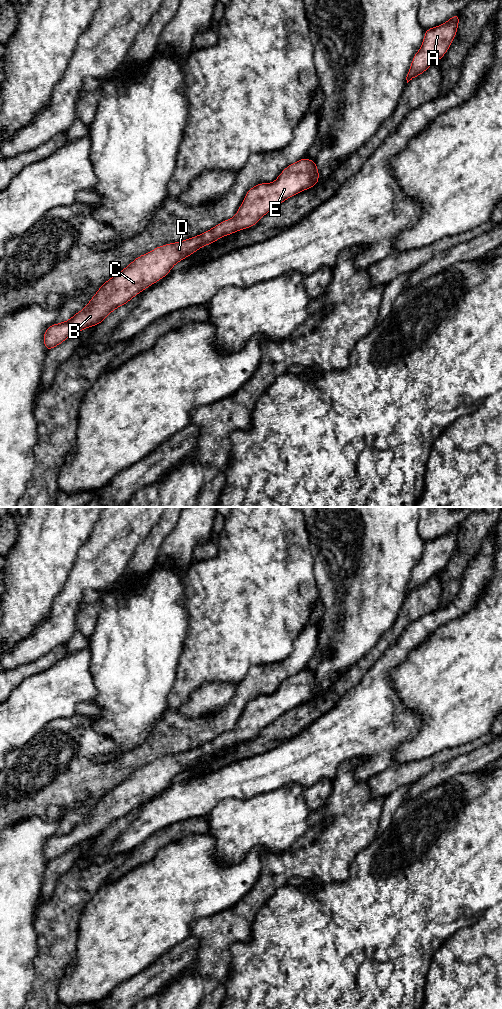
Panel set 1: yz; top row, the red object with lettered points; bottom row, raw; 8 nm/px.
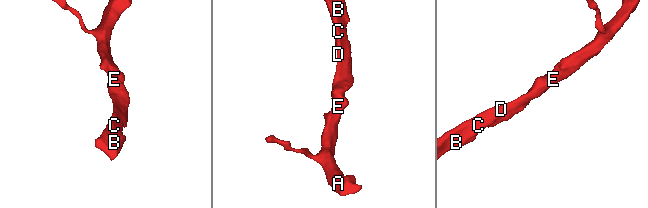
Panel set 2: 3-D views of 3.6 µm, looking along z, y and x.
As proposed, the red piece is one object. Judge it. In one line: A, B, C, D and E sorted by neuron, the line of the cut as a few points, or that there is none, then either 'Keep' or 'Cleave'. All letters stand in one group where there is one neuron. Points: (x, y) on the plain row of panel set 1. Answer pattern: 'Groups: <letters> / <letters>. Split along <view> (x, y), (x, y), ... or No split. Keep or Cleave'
Groups: A B C D E. No split. Keep

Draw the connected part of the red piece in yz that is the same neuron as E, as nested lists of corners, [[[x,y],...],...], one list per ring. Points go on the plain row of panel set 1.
[[[302,670],[286,679],[273,695],[259,695],[250,700],[232,731],[227,731],[200,747],[156,759],[137,769],[107,792],[84,821],[69,832],[47,840],[43,848],[46,862],[58,858],[75,845],[99,837],[116,820],[125,817],[134,808],[164,790],[176,775],[221,749],[254,738],[279,716],[314,699],[318,693],[319,684],[315,674]]]

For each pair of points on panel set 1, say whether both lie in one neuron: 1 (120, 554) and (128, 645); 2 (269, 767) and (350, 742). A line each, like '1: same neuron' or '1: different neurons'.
1: different neurons
2: same neuron

